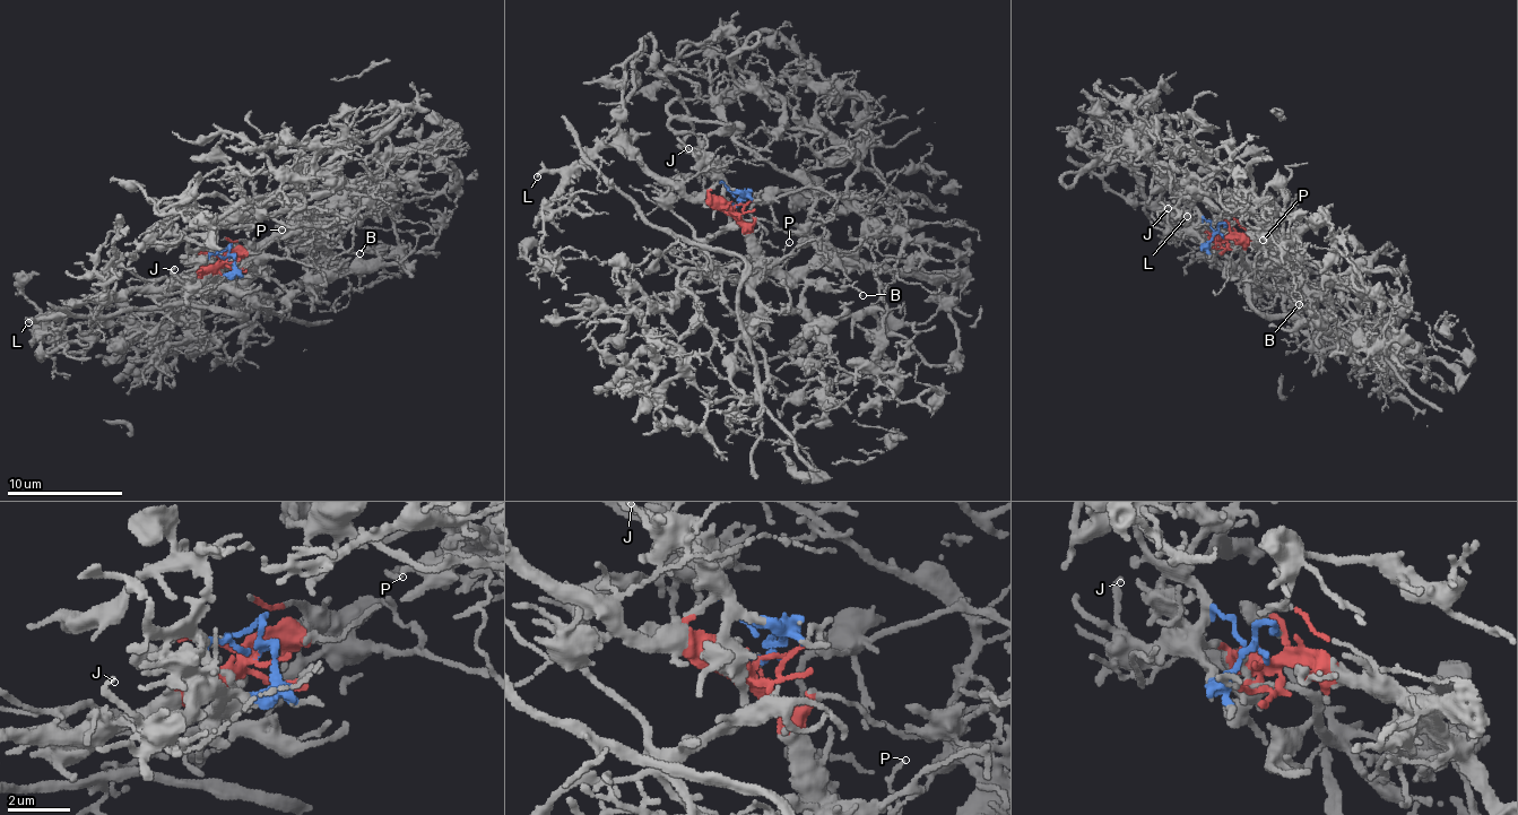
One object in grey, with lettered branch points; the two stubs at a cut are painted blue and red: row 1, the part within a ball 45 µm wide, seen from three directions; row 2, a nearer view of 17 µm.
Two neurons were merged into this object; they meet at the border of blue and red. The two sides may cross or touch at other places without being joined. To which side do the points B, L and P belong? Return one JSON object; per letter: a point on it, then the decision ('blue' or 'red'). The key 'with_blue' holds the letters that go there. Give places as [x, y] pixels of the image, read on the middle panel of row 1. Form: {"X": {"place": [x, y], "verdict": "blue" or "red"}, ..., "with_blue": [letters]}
{"B": {"place": [862, 295], "verdict": "red"}, "L": {"place": [537, 176], "verdict": "red"}, "P": {"place": [789, 242], "verdict": "red"}, "with_blue": []}

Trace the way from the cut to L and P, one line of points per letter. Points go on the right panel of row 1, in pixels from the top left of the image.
L: (1222, 235), (1211, 235), (1168, 216), (1163, 211), (1164, 205), (1188, 215)
P: (1222, 235), (1250, 240), (1284, 253), (1292, 248), (1263, 240)

